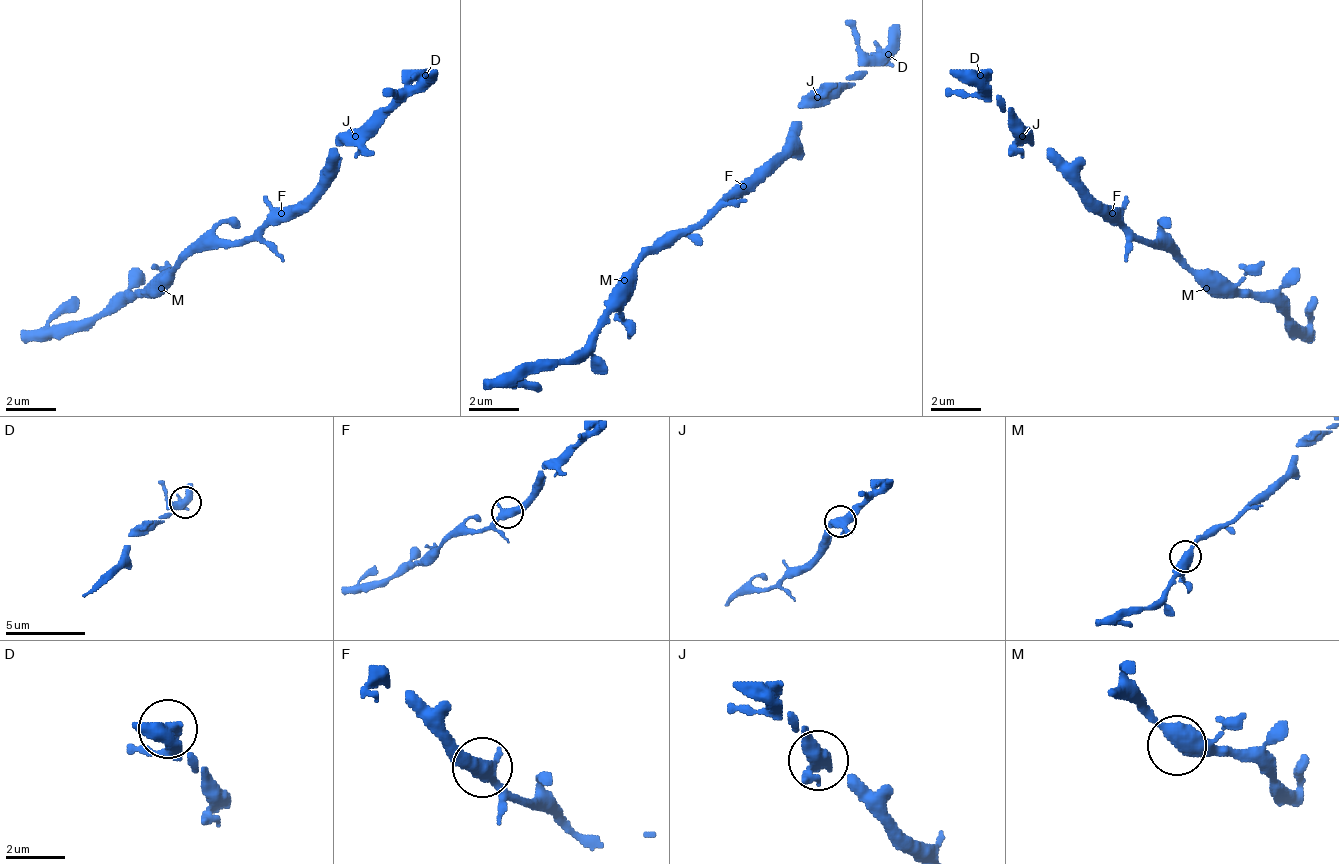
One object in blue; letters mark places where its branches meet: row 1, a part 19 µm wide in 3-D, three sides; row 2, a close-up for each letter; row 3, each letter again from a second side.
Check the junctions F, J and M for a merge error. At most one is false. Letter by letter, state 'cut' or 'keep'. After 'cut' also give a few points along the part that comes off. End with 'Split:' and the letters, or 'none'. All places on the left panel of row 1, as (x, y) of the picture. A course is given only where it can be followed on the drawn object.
F: keep
J: keep
M: keep
Split: none

